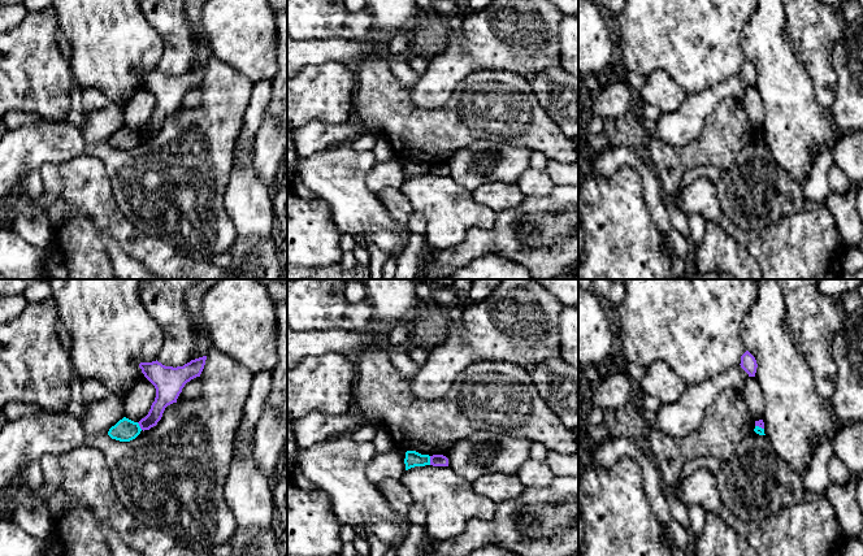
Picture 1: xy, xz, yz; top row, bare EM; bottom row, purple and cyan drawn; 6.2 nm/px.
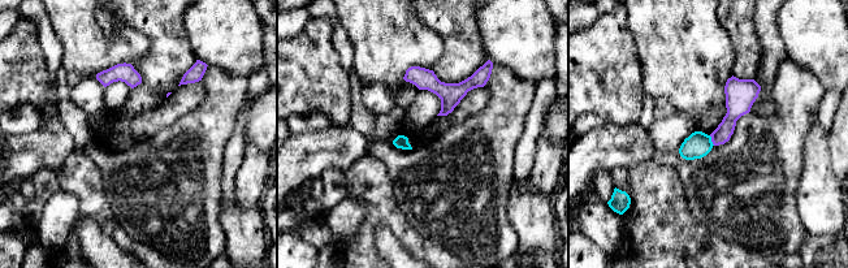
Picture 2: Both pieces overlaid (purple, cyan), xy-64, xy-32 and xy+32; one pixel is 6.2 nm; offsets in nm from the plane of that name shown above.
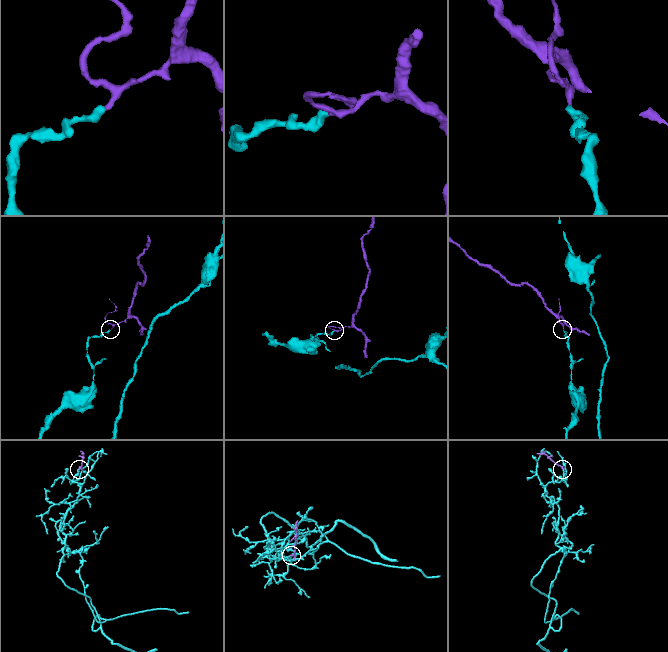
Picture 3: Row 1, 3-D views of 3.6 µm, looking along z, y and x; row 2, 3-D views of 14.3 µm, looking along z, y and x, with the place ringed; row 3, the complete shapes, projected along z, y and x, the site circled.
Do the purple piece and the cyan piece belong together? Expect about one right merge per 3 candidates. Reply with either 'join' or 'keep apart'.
keep apart

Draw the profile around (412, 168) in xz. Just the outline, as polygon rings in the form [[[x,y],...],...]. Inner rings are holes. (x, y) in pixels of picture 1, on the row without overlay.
[[[407,160],[404,173],[406,173],[406,179],[415,177],[415,175],[430,174],[430,165],[421,164],[416,160]]]

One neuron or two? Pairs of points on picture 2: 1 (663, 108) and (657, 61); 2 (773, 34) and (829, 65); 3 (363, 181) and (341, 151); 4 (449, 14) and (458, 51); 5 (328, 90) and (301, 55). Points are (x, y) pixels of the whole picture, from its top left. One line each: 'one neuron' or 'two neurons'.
1: two neurons
2: two neurons
3: two neurons
4: one neuron
5: one neuron

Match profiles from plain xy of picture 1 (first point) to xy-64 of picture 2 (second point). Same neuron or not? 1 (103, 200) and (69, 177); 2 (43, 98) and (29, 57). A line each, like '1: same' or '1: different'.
1: same
2: same

